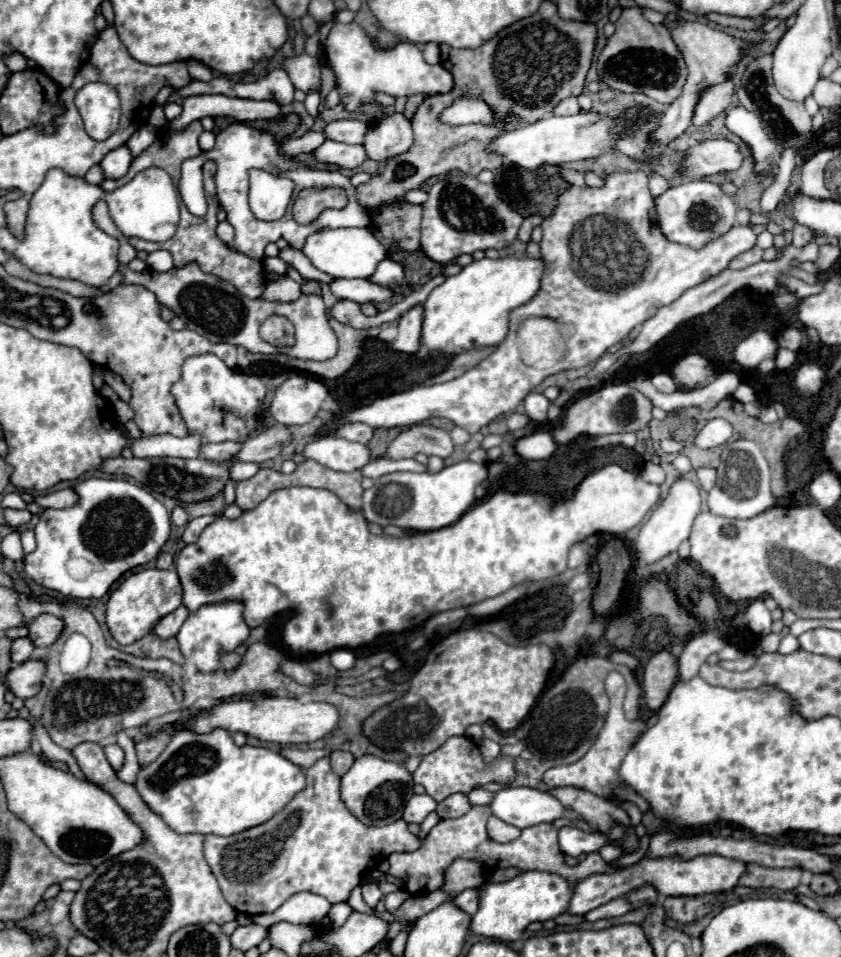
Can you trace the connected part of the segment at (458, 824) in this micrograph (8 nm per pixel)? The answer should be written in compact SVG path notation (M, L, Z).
M472 807L468 813L456 819L444 819L436 827L432 827L430 835L424 839L422 847L412 853L392 853L388 857L390 869L388 873L402 879L410 895L422 895L444 887L444 875L448 867L456 859L470 859L480 863L480 867L492 875L496 869L506 867L518 867L524 871L544 871L544 873L556 873L562 879L568 879L570 883L576 883L576 879L586 879L596 873L614 873L622 867L608 865L600 853L590 853L582 863L568 865L564 859L564 853L558 847L558 829L552 823L540 823L528 829L522 829L522 835L516 841L510 843L496 843L486 833L486 821L490 817L490 807Z

